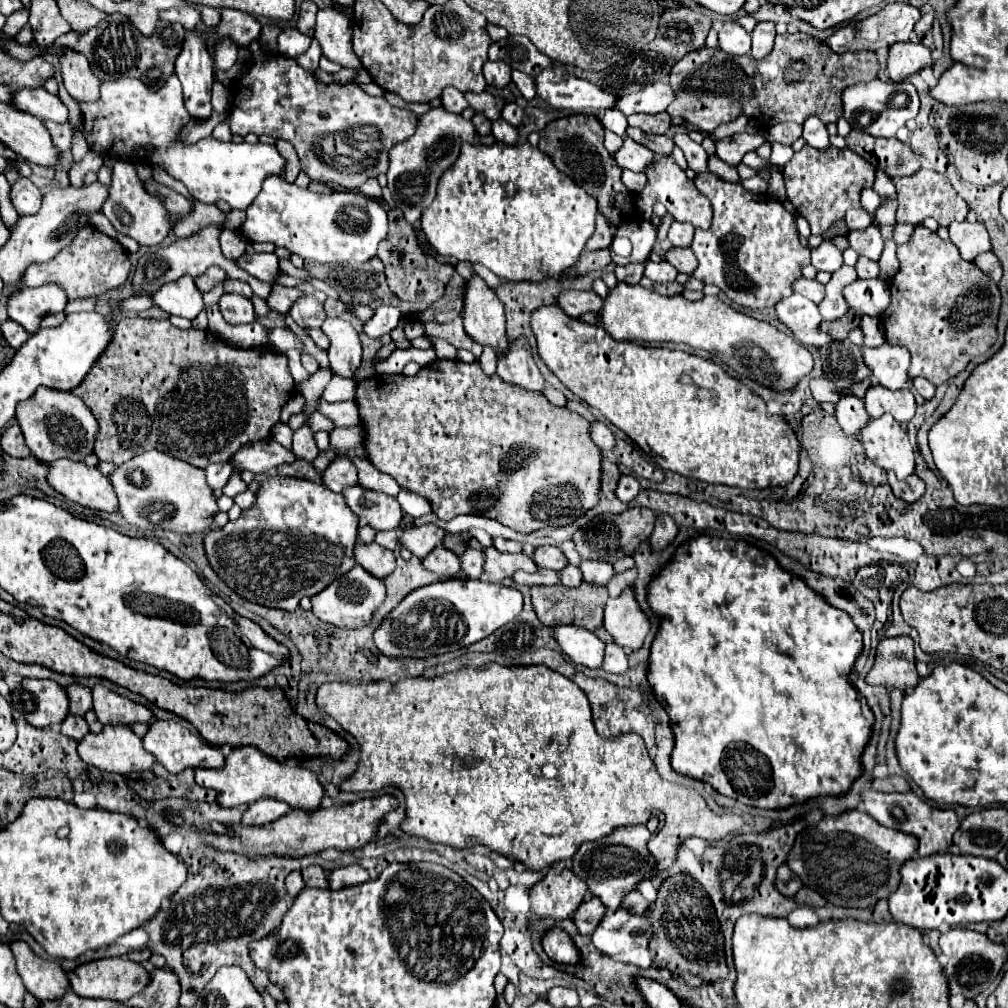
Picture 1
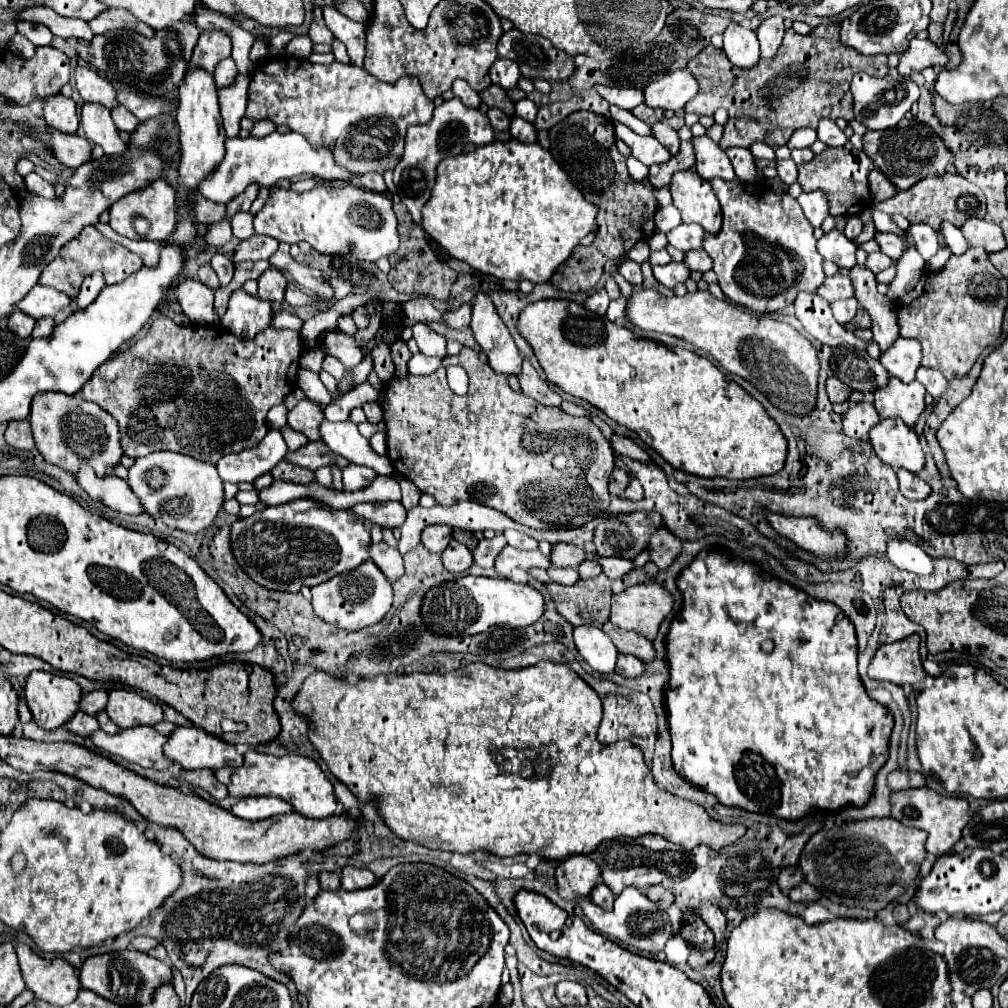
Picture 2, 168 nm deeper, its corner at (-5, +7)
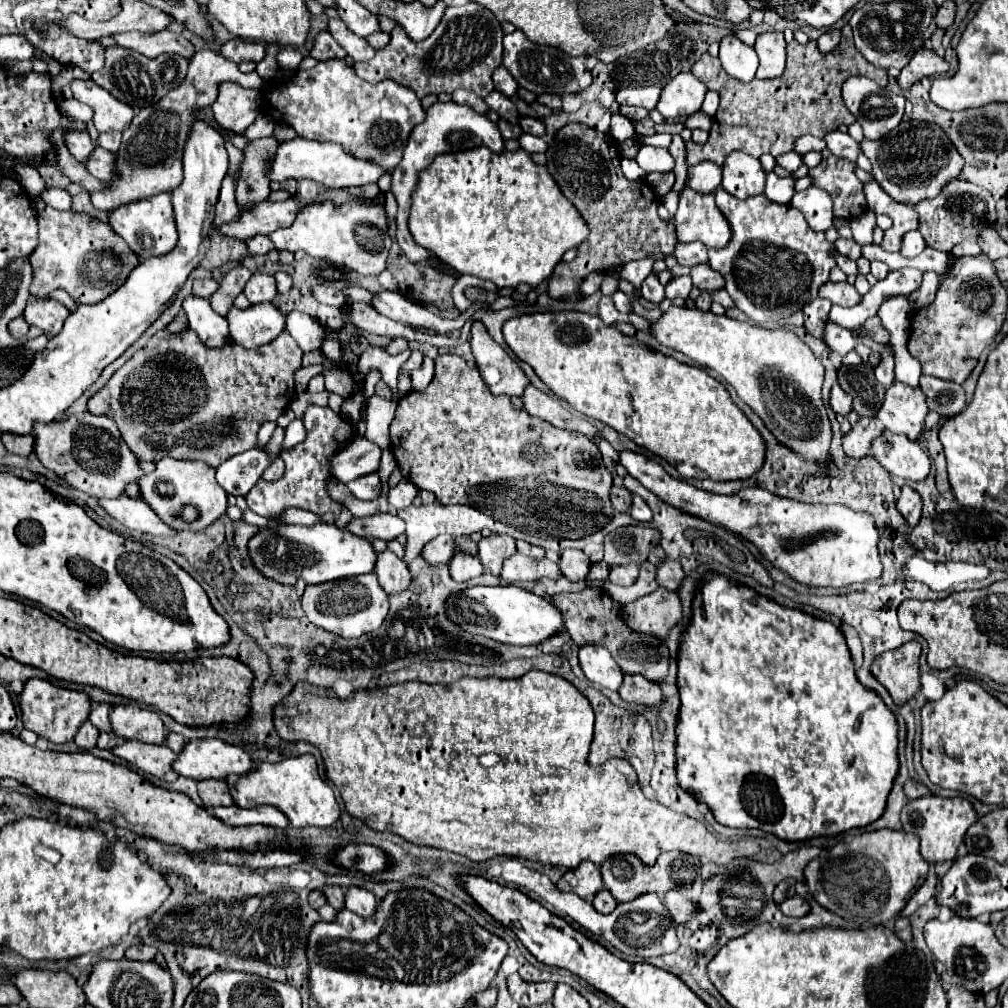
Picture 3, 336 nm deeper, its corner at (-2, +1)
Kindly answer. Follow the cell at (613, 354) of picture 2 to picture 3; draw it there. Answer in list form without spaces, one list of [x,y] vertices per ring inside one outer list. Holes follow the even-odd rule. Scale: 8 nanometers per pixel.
[[[534,312],[510,318],[504,324],[504,338],[512,352],[534,368],[538,378],[574,410],[596,418],[616,432],[628,436],[638,446],[664,458],[682,478],[696,480],[748,480],[766,460],[766,442],[746,414],[734,404],[726,388],[698,366],[640,346],[614,326],[604,326],[598,316],[586,312]]]

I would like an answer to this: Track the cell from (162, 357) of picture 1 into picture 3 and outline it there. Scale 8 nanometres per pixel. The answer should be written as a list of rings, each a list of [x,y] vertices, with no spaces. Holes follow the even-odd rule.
[[[160,330],[88,400],[88,412],[114,418],[122,440],[138,460],[158,462],[164,456],[172,456],[178,460],[202,460],[216,468],[234,454],[256,446],[260,426],[266,420],[276,420],[290,404],[294,372],[300,366],[302,350],[286,332],[266,346],[246,350],[234,342],[224,348],[208,348],[192,330],[174,336],[168,330]],[[198,386],[206,388],[204,400],[192,406],[182,404],[182,392],[190,394]]]

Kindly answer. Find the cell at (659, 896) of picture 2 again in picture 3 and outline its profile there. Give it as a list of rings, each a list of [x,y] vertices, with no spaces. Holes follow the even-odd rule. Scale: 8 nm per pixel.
[[[675,889],[666,893],[662,902],[668,908],[668,912],[672,914],[674,922],[686,922],[690,918],[690,914],[694,912],[694,904]]]

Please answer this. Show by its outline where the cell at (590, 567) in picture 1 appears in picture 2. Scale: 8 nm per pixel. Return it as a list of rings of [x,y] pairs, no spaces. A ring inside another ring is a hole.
[[[597,558],[597,560],[603,566],[603,574],[611,580],[621,578],[621,576],[625,576],[627,572],[631,572],[635,568],[633,560],[621,560],[621,558]]]

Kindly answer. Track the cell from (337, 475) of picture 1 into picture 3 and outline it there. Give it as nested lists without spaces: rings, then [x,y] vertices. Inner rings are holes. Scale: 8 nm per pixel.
[[[376,472],[366,474],[364,478],[356,478],[352,482],[346,484],[350,488],[350,492],[358,498],[358,500],[374,500],[380,494],[380,478]]]

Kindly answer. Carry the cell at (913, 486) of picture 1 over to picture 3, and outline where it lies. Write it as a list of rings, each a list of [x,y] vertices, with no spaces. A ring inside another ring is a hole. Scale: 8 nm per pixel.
[[[902,486],[902,494],[898,498],[896,508],[902,512],[902,516],[908,520],[908,526],[914,528],[920,522],[920,512],[922,512],[922,498],[920,494],[910,488],[910,486]]]

